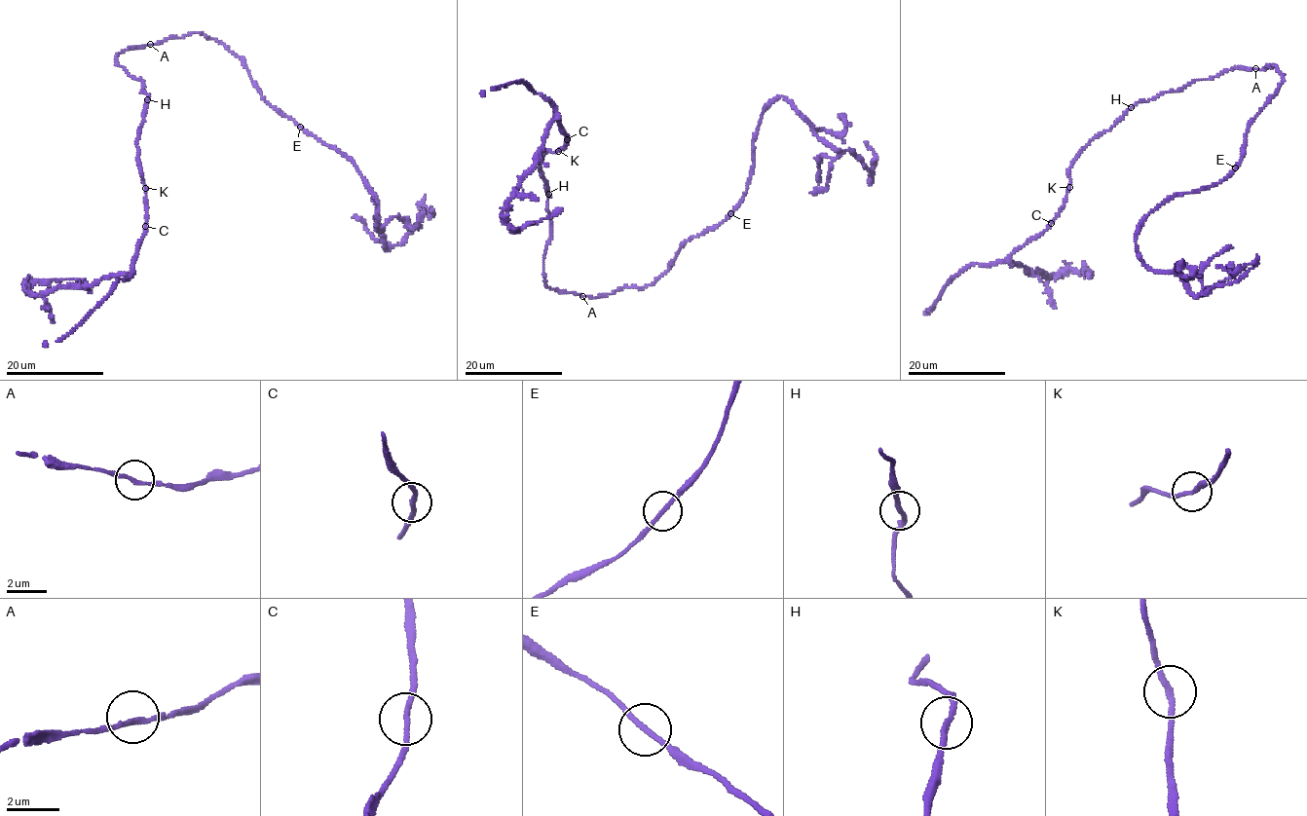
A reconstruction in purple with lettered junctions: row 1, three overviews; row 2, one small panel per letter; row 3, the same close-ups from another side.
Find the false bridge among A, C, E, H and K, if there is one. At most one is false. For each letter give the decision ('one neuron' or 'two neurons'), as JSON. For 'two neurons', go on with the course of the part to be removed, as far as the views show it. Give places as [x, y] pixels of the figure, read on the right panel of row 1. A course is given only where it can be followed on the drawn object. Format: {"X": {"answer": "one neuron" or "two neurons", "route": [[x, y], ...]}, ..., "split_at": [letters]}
{"A": {"answer": "one neuron"}, "C": {"answer": "one neuron"}, "E": {"answer": "one neuron"}, "H": {"answer": "one neuron"}, "K": {"answer": "one neuron"}, "split_at": []}

